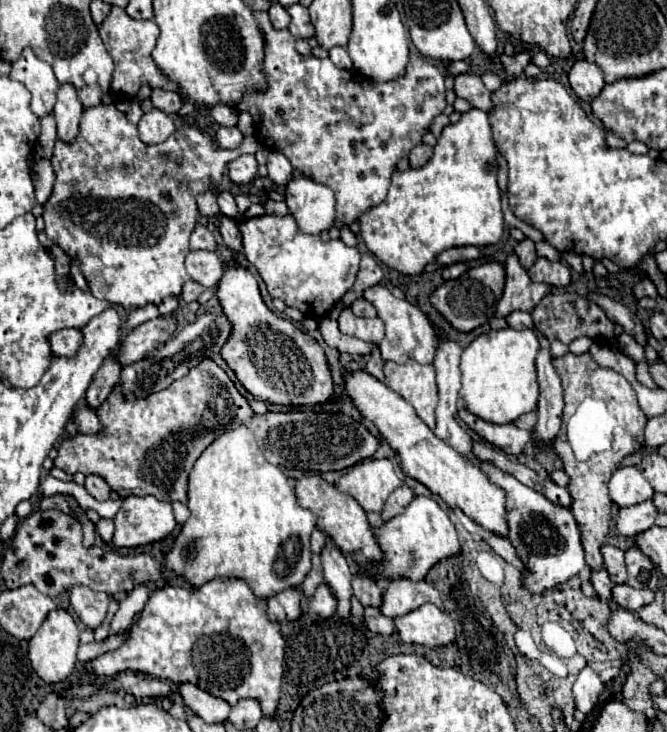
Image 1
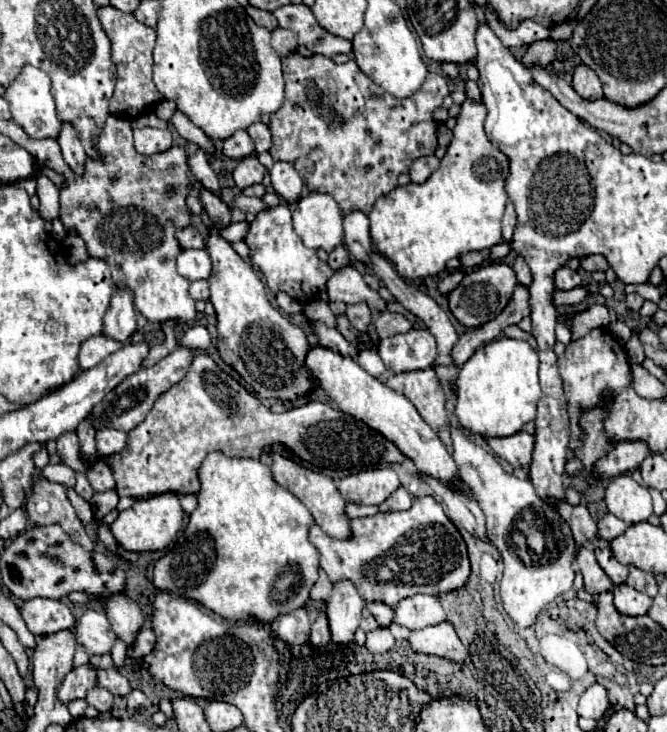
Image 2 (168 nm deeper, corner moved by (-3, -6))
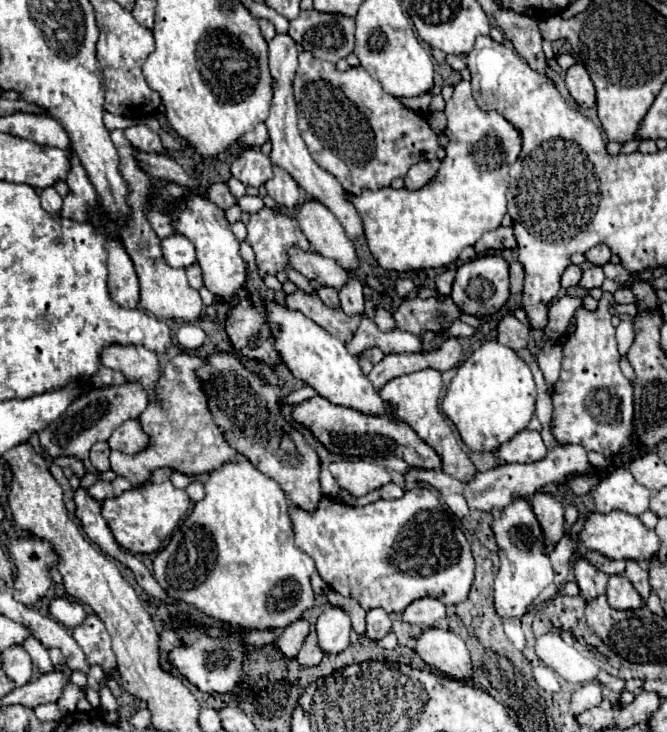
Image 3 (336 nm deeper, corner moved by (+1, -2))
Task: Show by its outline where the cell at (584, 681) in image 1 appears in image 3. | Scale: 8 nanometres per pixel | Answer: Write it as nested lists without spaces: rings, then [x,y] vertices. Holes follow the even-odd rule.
[[[592,680],[588,684],[584,684],[582,688],[578,688],[572,694],[572,704],[570,704],[570,712],[574,716],[578,716],[584,710],[590,710],[594,706],[602,704],[602,690],[600,690],[600,682]]]

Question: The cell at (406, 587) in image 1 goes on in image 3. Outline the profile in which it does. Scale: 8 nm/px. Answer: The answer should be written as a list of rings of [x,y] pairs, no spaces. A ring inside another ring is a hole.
[[[420,598],[420,600],[414,600],[400,614],[400,620],[402,622],[418,624],[422,628],[436,626],[436,624],[444,622],[444,618],[446,618],[446,606],[440,600],[436,600],[436,598]]]

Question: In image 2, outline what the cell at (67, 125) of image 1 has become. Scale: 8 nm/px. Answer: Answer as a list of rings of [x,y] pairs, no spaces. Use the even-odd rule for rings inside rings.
[[[68,122],[62,124],[58,144],[60,144],[60,150],[62,150],[64,162],[72,168],[72,172],[84,174],[84,164],[86,164],[88,156],[86,156],[84,148],[82,148],[82,142],[80,142],[76,130]]]

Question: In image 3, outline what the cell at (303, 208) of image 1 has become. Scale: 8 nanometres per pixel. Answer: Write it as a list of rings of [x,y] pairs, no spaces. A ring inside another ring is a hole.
[[[306,200],[298,208],[296,220],[304,236],[310,240],[314,252],[326,258],[334,258],[342,268],[356,268],[356,246],[348,240],[340,222],[324,204],[318,200]]]

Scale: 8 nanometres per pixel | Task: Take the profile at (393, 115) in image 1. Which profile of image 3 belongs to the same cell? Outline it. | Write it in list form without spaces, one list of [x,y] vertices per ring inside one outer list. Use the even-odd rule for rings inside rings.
[[[300,52],[298,62],[300,66],[292,82],[294,100],[298,106],[298,130],[314,162],[326,172],[334,174],[340,180],[340,184],[348,188],[348,192],[358,196],[362,194],[362,190],[386,188],[394,178],[404,176],[412,164],[436,158],[436,150],[440,146],[426,118],[406,108],[396,96],[386,94],[382,90],[382,84],[376,78],[372,78],[362,66],[354,66],[342,72],[336,68],[336,64],[320,60],[310,52]]]

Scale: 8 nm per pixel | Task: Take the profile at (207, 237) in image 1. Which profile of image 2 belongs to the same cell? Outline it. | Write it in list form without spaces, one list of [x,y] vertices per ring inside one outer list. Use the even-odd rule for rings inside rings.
[[[186,226],[176,232],[176,240],[182,248],[204,248],[204,236],[194,226]]]

